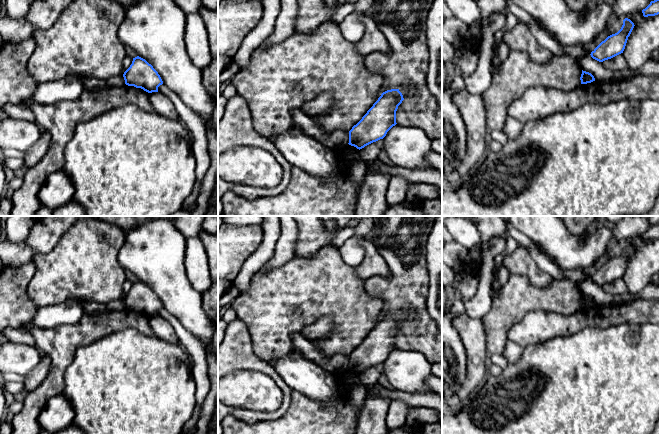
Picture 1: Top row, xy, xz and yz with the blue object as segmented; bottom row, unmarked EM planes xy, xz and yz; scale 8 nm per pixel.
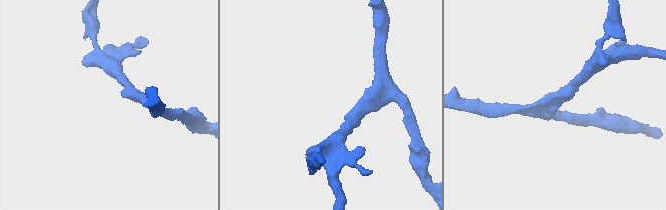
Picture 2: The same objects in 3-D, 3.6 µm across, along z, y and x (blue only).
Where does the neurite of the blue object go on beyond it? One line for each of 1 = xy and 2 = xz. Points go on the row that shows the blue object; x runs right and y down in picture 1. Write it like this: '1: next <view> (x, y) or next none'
1: next none
2: next none

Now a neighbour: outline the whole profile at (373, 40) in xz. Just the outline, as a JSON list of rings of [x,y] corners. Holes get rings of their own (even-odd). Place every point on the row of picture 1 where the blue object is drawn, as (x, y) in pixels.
[[[363,16],[363,23],[365,26],[365,33],[361,40],[355,43],[357,51],[363,56],[367,56],[374,52],[390,55],[390,46],[372,16]]]

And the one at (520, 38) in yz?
[[[521,22],[503,35],[501,44],[506,44],[509,50],[527,52],[535,63],[547,63],[552,58],[552,53],[540,46],[529,28]]]

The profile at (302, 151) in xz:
[[[298,126],[277,135],[271,142],[291,166],[321,181],[338,174],[340,162],[336,150],[307,135]]]

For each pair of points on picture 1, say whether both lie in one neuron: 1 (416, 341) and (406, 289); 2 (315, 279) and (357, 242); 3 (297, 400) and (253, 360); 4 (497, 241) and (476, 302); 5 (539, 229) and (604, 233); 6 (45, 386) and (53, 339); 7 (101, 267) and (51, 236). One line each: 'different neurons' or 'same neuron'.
1: same neuron
2: different neurons
3: different neurons
4: same neuron
5: same neuron
6: same neuron
7: different neurons

